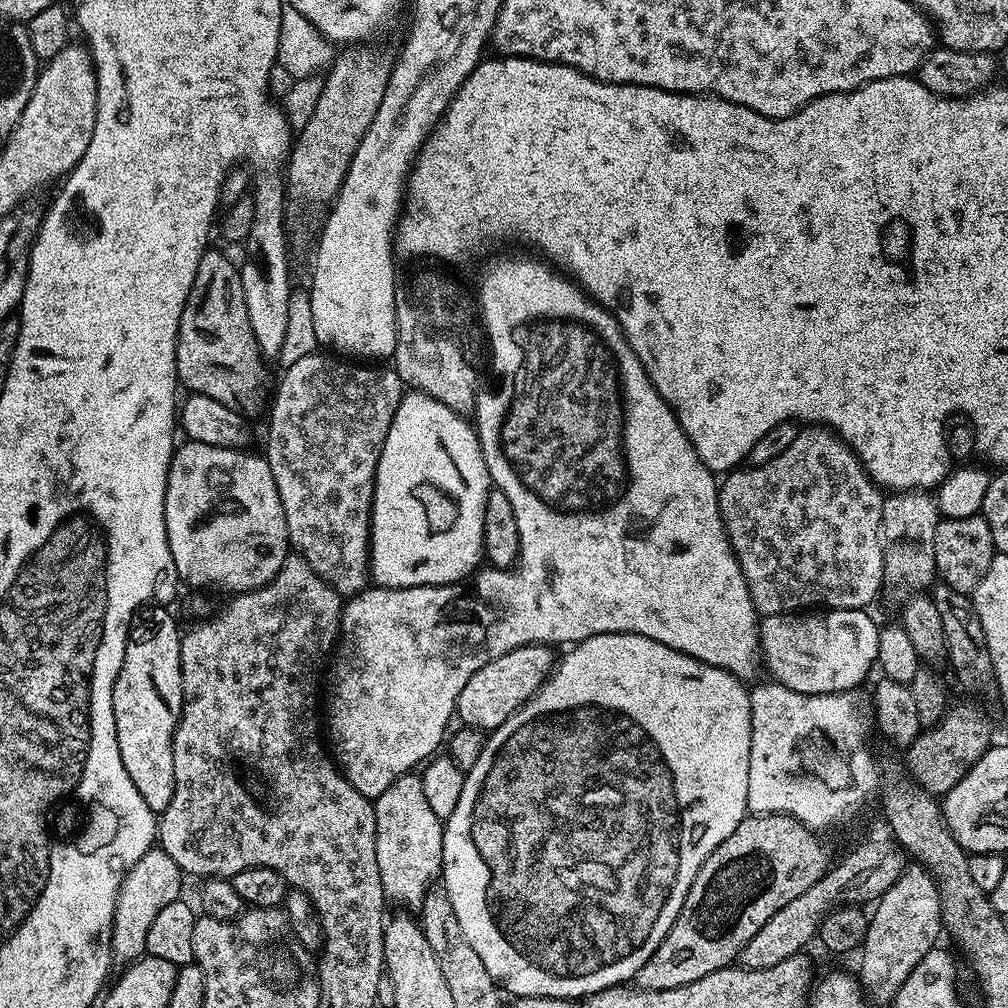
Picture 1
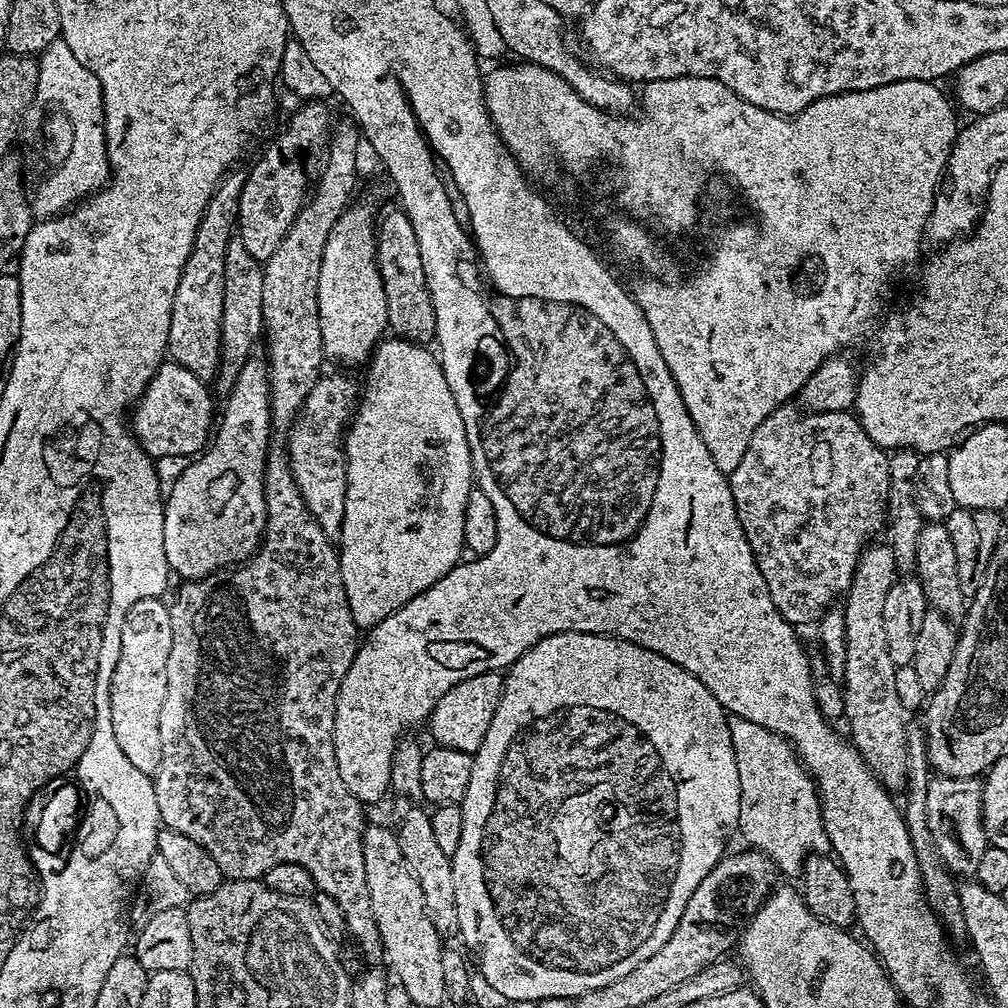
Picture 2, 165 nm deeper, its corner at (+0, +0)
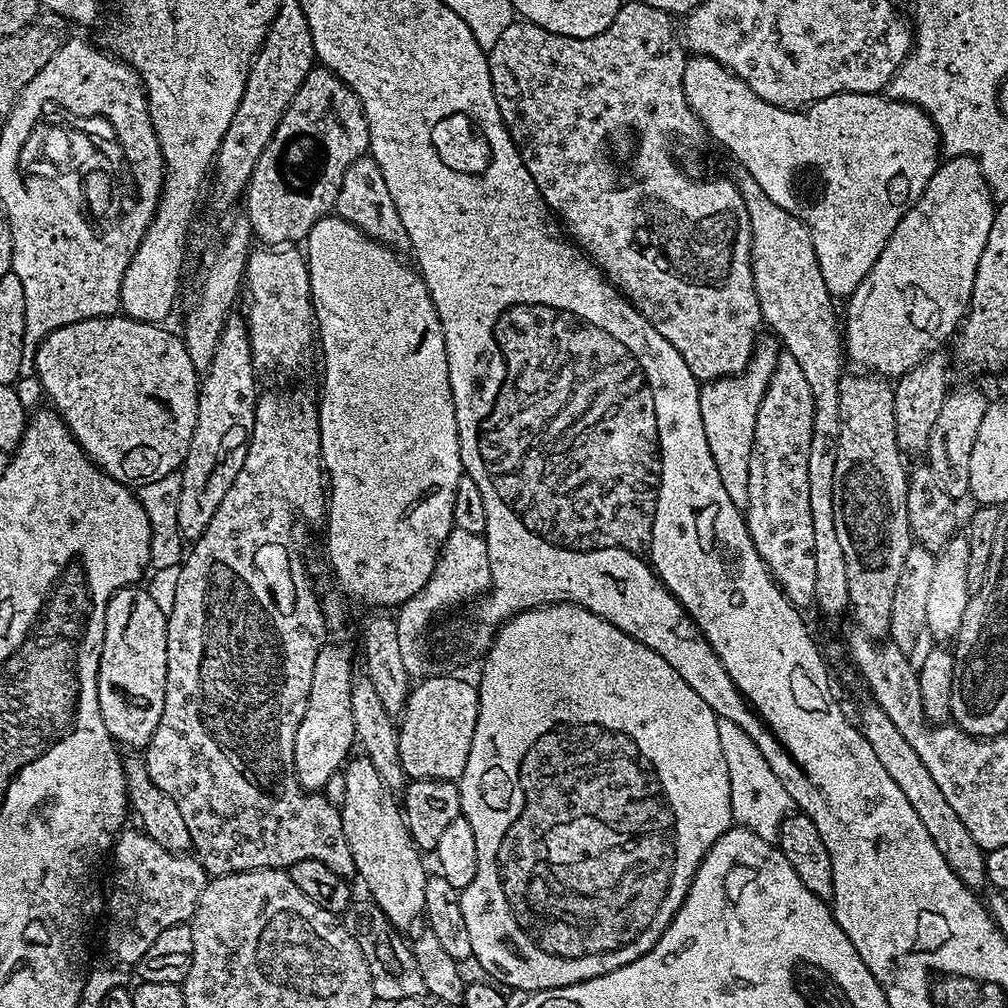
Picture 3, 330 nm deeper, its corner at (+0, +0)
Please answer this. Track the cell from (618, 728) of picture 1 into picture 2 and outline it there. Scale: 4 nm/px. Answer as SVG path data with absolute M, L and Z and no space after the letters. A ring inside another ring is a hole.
M563 632L542 638L528 652L522 653L517 660L507 669L504 676L504 693L498 702L498 710L490 722L490 730L486 730L486 738L482 746L474 753L472 773L470 774L470 786L466 790L462 801L462 842L458 842L458 850L452 858L454 870L454 890L458 898L458 922L460 930L459 939L464 939L463 947L467 949L480 963L478 972L486 976L491 986L499 993L504 994L509 1002L549 1000L550 998L575 998L583 992L598 990L598 986L606 986L606 982L614 982L614 978L622 978L634 970L654 954L654 950L662 950L666 938L674 934L678 926L678 918L682 918L682 910L686 910L686 902L690 902L690 894L698 890L698 882L706 878L706 874L725 855L724 839L739 825L740 822L740 783L738 782L738 762L734 758L734 746L730 742L730 730L728 729L728 716L723 706L682 666L670 662L670 658L662 658L662 654L654 654L637 644L631 644L625 640L618 640L614 636L599 636L589 632Z

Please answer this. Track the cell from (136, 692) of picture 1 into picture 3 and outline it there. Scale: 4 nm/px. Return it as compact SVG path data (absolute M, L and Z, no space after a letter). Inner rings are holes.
M133 586L119 588L110 598L106 606L106 622L104 623L104 637L102 638L102 654L98 662L98 706L102 714L102 722L106 722L106 730L111 734L117 745L132 748L128 750L147 749L150 738L154 738L154 730L158 730L158 722L162 722L162 706L166 702L166 634L168 633L168 617L158 610L157 603L150 598L147 587Z

